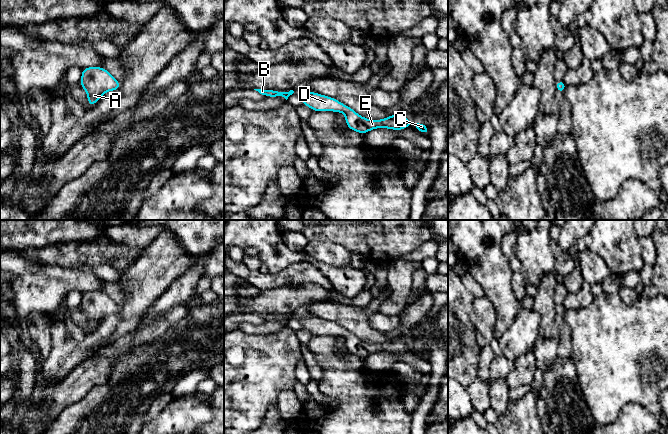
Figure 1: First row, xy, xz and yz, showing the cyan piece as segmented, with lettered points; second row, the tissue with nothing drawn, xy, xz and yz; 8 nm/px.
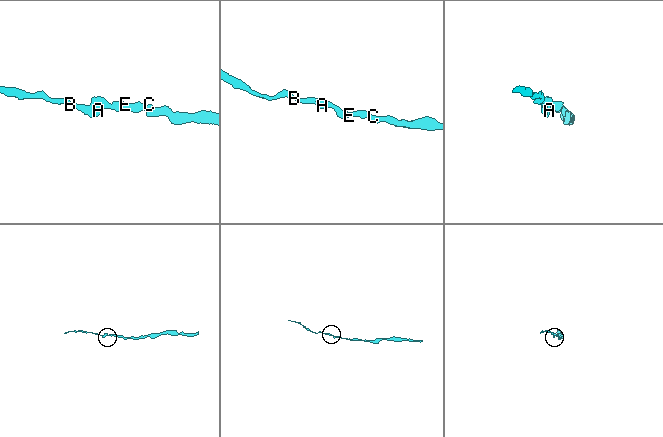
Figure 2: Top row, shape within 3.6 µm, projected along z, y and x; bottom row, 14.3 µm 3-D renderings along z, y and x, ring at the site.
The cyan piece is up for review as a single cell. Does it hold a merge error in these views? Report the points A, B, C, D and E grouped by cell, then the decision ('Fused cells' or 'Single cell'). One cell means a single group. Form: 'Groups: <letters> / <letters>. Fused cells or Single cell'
Groups: A B C D E. Single cell

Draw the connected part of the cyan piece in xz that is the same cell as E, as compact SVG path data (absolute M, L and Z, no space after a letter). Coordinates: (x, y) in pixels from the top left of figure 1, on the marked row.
M305 92L300 94L301 101L312 111L333 111L342 112L345 115L346 125L349 129L361 134L365 134L372 129L388 128L393 130L403 130L413 124L403 114L390 115L381 120L371 120L361 117L352 108L342 104L333 97L327 97L319 93Z

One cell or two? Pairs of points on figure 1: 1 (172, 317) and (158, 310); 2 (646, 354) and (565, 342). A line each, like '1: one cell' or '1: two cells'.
1: two cells
2: two cells

